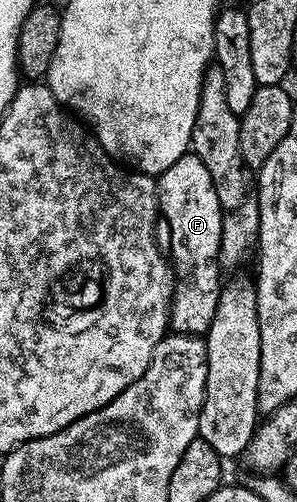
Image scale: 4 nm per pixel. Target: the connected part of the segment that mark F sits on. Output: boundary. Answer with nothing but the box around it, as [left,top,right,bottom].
[157,152,222,336]

